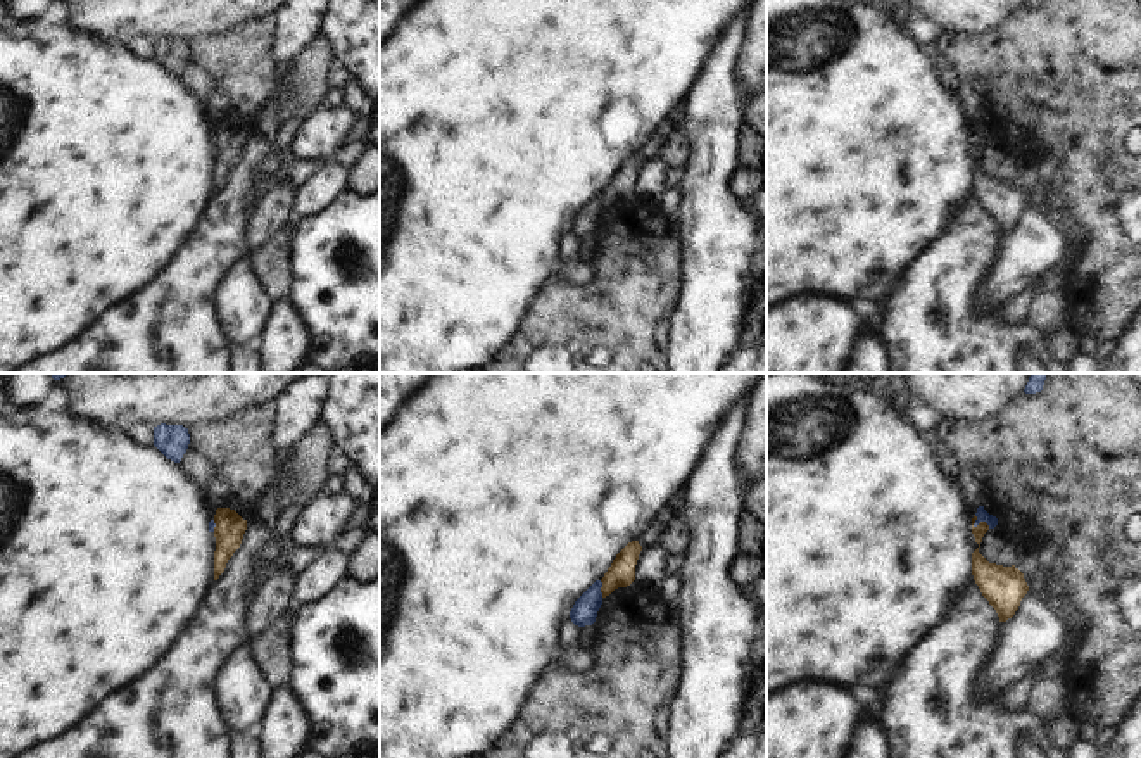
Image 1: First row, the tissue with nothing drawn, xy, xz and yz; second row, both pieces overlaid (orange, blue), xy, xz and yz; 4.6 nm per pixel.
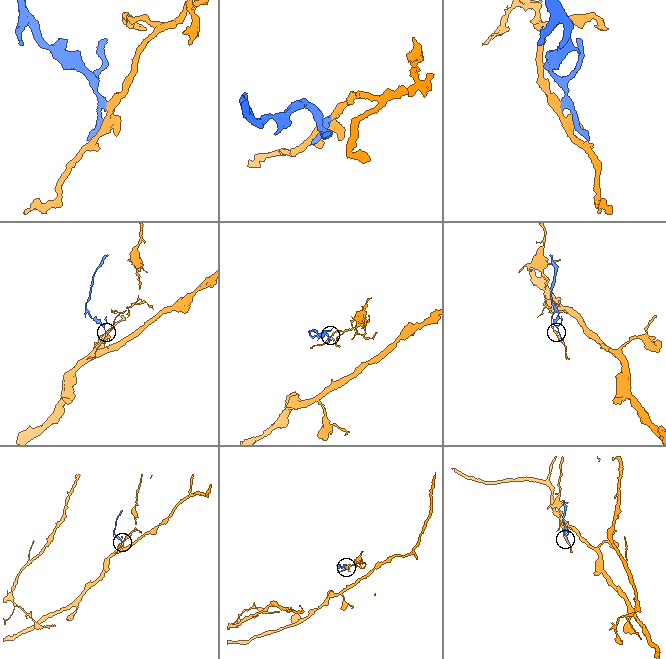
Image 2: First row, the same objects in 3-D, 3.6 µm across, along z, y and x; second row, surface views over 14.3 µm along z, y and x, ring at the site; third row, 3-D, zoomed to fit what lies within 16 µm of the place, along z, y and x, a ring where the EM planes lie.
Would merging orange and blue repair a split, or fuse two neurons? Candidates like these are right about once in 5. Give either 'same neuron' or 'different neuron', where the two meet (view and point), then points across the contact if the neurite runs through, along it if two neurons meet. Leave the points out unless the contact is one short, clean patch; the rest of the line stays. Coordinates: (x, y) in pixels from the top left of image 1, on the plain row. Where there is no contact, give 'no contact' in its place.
different neuron; meets orange in yz at (981, 135); border along yz (974, 128), (977, 137), (984, 135), (989, 140)

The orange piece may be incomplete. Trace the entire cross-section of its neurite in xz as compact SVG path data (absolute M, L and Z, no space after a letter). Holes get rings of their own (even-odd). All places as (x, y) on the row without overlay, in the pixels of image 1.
M639 154L628 155L613 173L611 180L601 192L602 211L609 209L618 200L627 200L635 193L635 178L642 159Z

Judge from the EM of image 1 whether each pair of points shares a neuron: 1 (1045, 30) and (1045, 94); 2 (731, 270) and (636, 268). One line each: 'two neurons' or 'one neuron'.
1: one neuron
2: two neurons

